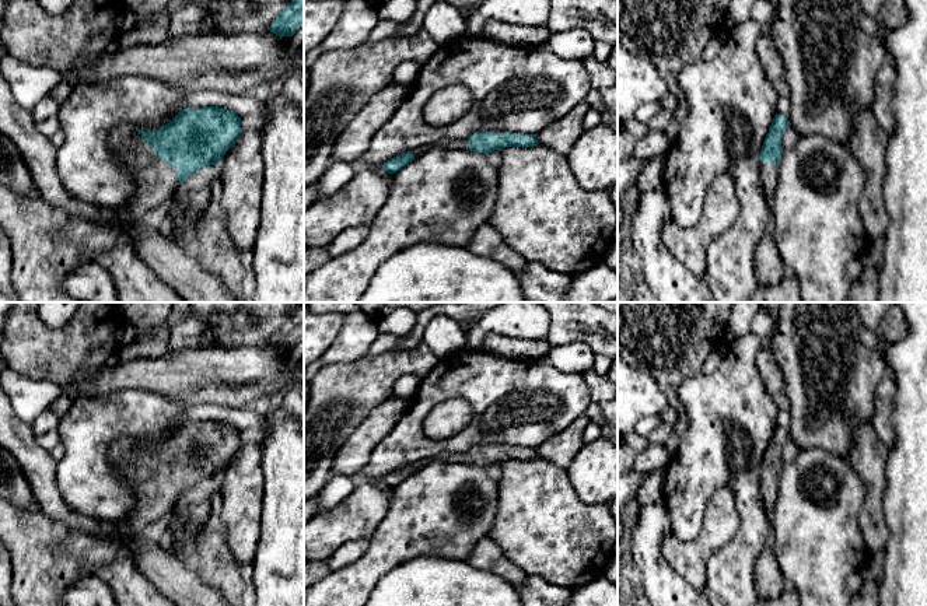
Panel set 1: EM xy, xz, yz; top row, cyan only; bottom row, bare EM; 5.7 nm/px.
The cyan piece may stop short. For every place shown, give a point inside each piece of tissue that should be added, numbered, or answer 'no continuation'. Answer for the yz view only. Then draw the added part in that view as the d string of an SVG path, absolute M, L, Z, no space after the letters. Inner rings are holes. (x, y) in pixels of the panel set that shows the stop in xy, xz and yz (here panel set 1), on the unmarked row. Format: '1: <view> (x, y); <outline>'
1: yz (769, 487); M762 476L760 491L762 491L762 498L765 501L766 512L769 516L772 516L779 497L779 479Z

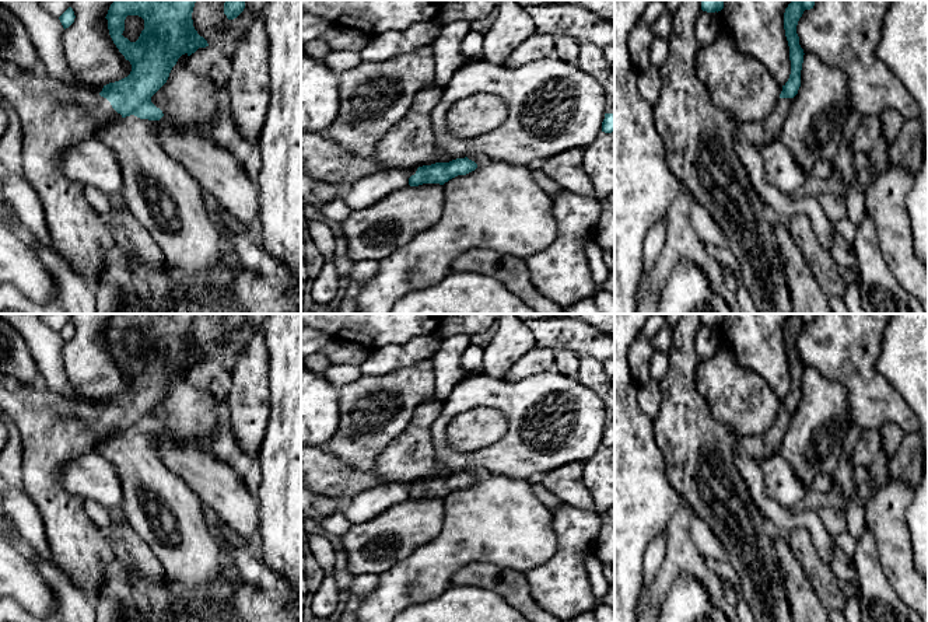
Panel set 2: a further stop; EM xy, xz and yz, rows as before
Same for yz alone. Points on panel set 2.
1: yz (771, 440); M780 412L777 415L771 427L761 437L764 444L763 459L777 454L777 450L784 438L785 430L789 426L791 419L792 419L792 412Z

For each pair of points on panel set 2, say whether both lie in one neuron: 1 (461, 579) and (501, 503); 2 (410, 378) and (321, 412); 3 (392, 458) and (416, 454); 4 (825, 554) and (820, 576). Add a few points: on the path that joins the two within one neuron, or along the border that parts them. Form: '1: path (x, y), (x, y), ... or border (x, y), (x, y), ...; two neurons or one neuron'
1: border (501, 566), (466, 563), (451, 577), (450, 584); two neurons
2: border (339, 390), (339, 425), (331, 437); two neurons
3: path (398, 458), (410, 457); one neuron
4: border (808, 531), (818, 556), (829, 568); two neurons

